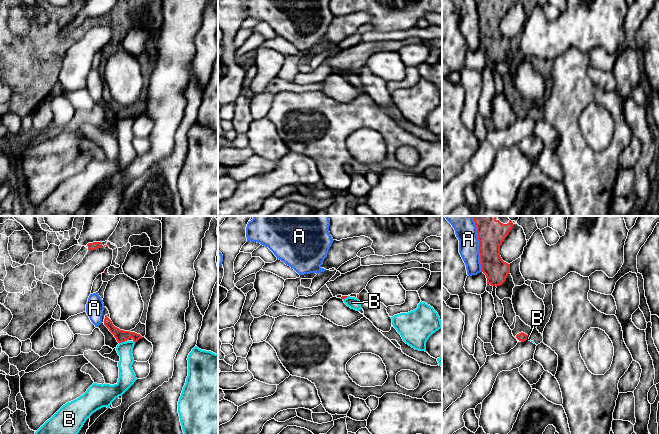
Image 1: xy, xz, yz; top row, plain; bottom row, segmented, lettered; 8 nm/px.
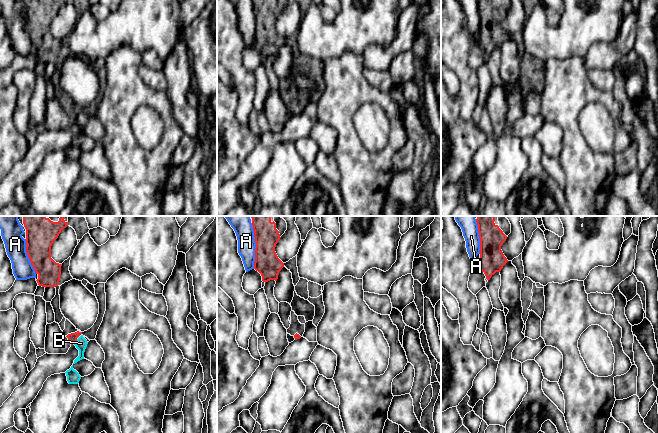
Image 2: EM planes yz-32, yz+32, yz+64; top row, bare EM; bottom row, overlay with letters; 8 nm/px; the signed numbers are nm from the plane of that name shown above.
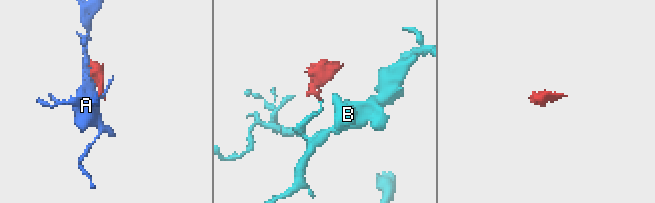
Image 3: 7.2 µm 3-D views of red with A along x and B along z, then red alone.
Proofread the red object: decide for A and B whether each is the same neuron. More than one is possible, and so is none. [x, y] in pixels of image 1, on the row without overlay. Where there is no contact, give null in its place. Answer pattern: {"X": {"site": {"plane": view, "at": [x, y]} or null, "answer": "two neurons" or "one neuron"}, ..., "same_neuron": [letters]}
{"A": {"site": {"plane": "yz", "at": [479, 24]}, "answer": "two neurons"}, "B": {"site": {"plane": "xy", "at": [121, 118]}, "answer": "two neurons"}, "same_neuron": []}

